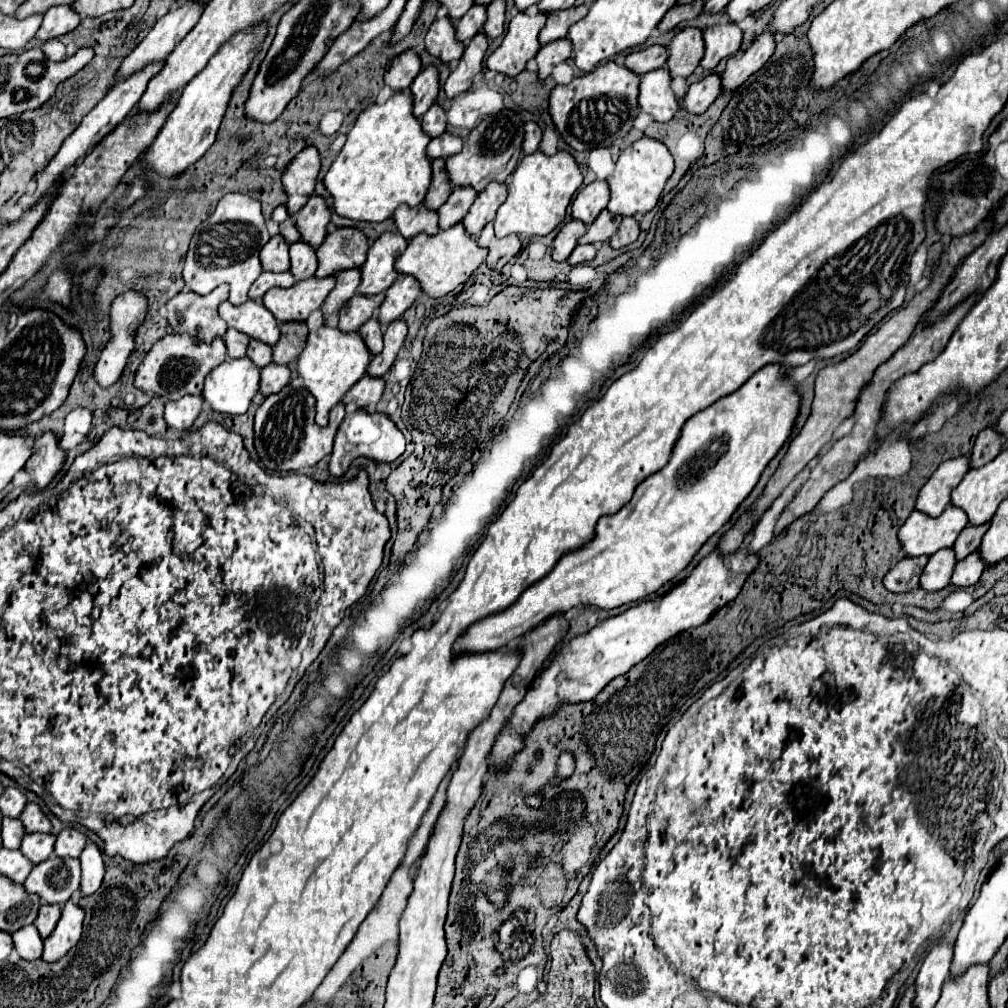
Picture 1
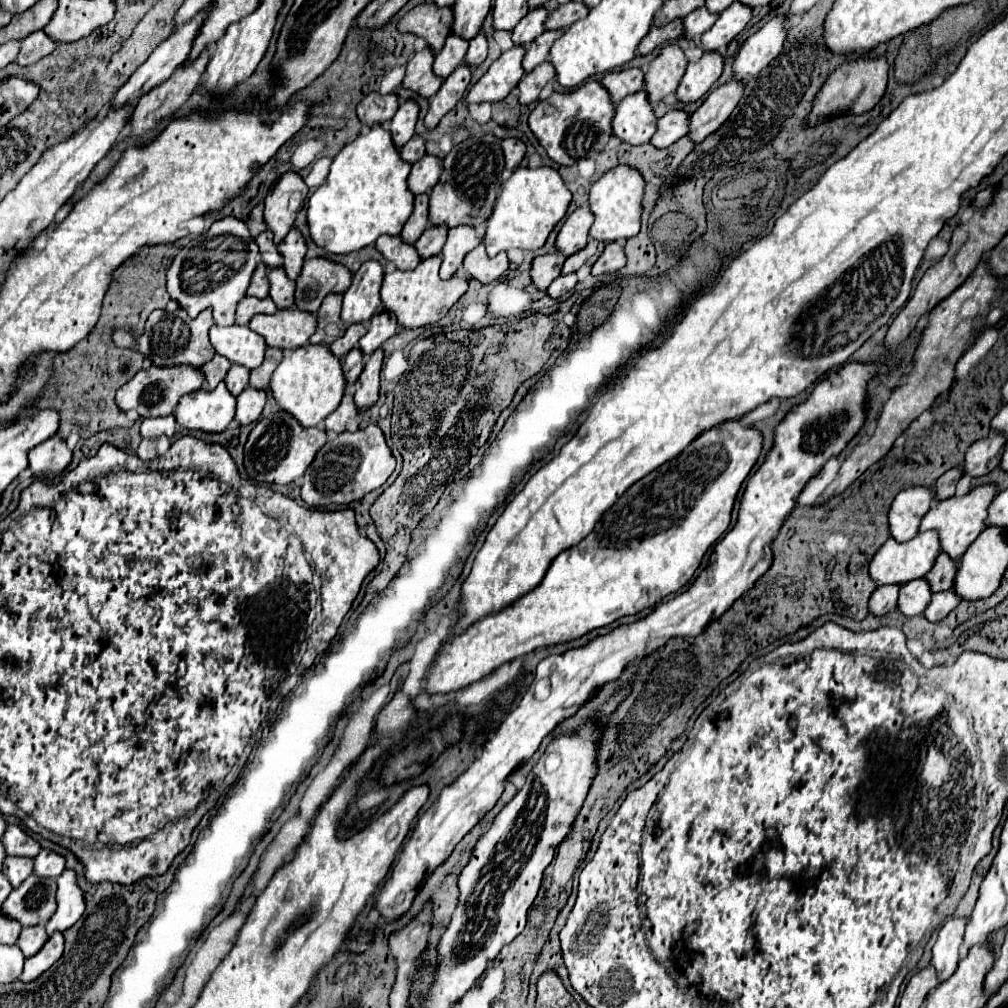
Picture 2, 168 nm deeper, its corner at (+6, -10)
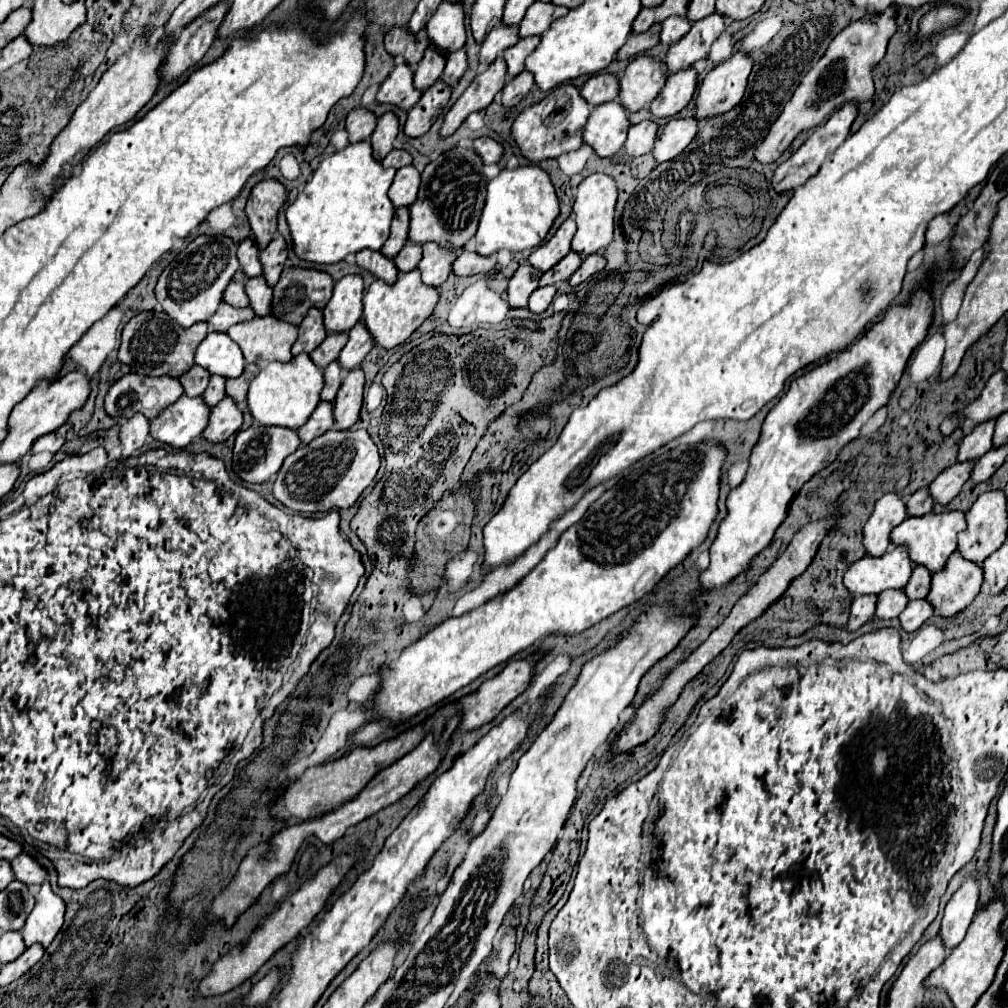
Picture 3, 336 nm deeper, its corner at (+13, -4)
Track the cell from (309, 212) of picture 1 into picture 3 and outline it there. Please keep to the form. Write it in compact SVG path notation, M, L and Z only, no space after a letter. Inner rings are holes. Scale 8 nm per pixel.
M276 234L274 240L264 248L260 250L260 260L262 260L262 266L264 266L264 276L266 276L266 282L270 286L274 286L284 270L284 264L288 260L288 248L286 248L286 240Z

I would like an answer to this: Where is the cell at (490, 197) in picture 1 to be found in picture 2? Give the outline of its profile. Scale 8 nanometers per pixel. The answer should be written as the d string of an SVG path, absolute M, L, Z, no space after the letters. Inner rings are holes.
M461 226L461 228L449 230L447 242L441 250L441 258L443 258L441 270L439 270L441 280L449 280L461 266L465 254L471 252L479 242L481 240L477 238L475 230L471 230L471 226Z

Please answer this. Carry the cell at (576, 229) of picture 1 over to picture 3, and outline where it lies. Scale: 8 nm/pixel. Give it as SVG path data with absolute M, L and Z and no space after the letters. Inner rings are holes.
M522 264L516 270L516 274L510 278L510 284L508 284L508 302L512 308L528 304L530 294L538 288L540 276L542 272L536 272L530 264Z

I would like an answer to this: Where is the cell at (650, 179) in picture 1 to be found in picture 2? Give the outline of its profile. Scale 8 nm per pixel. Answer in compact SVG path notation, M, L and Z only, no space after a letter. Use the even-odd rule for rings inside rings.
M617 166L603 174L597 182L593 182L589 190L589 208L595 216L595 222L589 230L589 236L597 242L617 242L629 240L639 232L639 218L641 218L641 198L643 198L645 182L637 170L629 166Z

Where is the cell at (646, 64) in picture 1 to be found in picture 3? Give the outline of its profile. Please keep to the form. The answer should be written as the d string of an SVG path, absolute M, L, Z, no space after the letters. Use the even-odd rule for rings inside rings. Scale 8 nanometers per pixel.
M596 74L588 78L588 82L582 86L582 96L592 106L616 100L618 94L620 94L620 78L616 74Z

